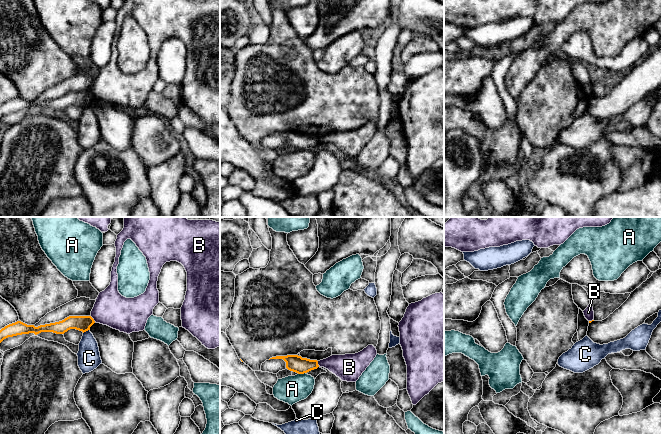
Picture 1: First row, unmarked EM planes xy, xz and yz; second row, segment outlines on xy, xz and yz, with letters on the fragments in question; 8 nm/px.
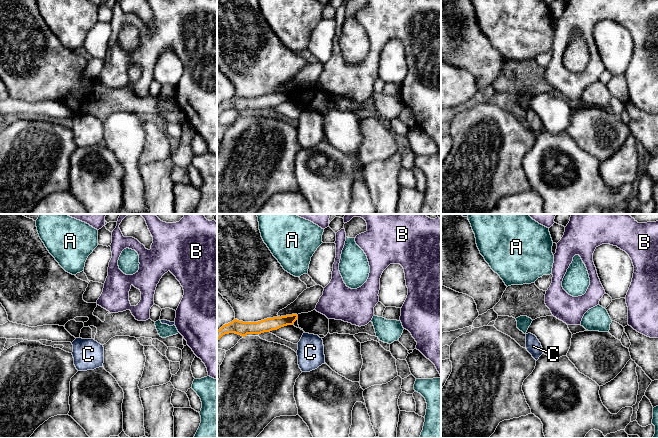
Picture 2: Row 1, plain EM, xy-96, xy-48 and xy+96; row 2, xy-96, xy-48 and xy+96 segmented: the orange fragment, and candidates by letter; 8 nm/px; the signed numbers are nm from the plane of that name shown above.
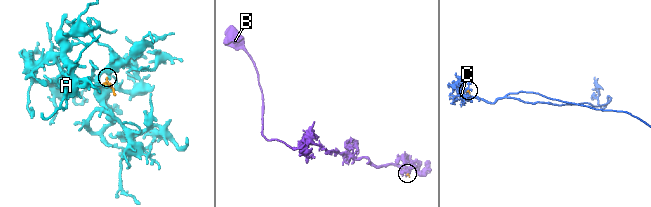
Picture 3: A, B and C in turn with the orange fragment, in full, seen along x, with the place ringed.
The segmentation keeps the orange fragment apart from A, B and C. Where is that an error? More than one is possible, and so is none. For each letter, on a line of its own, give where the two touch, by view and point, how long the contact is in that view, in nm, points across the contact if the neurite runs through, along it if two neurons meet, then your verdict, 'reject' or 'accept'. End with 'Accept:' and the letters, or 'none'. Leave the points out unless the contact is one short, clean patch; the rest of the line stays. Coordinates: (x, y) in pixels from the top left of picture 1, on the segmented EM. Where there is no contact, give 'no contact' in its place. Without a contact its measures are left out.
A: xz (301, 373) | 70 nm | along xz (305, 372), (298, 374) | reject
B: xy (93, 319) | 60 nm | along xy (90, 316), (95, 321) | reject
C: xy (86, 330) | 70 nm | along xy (89, 329), (83, 333) | reject
Accept: none

